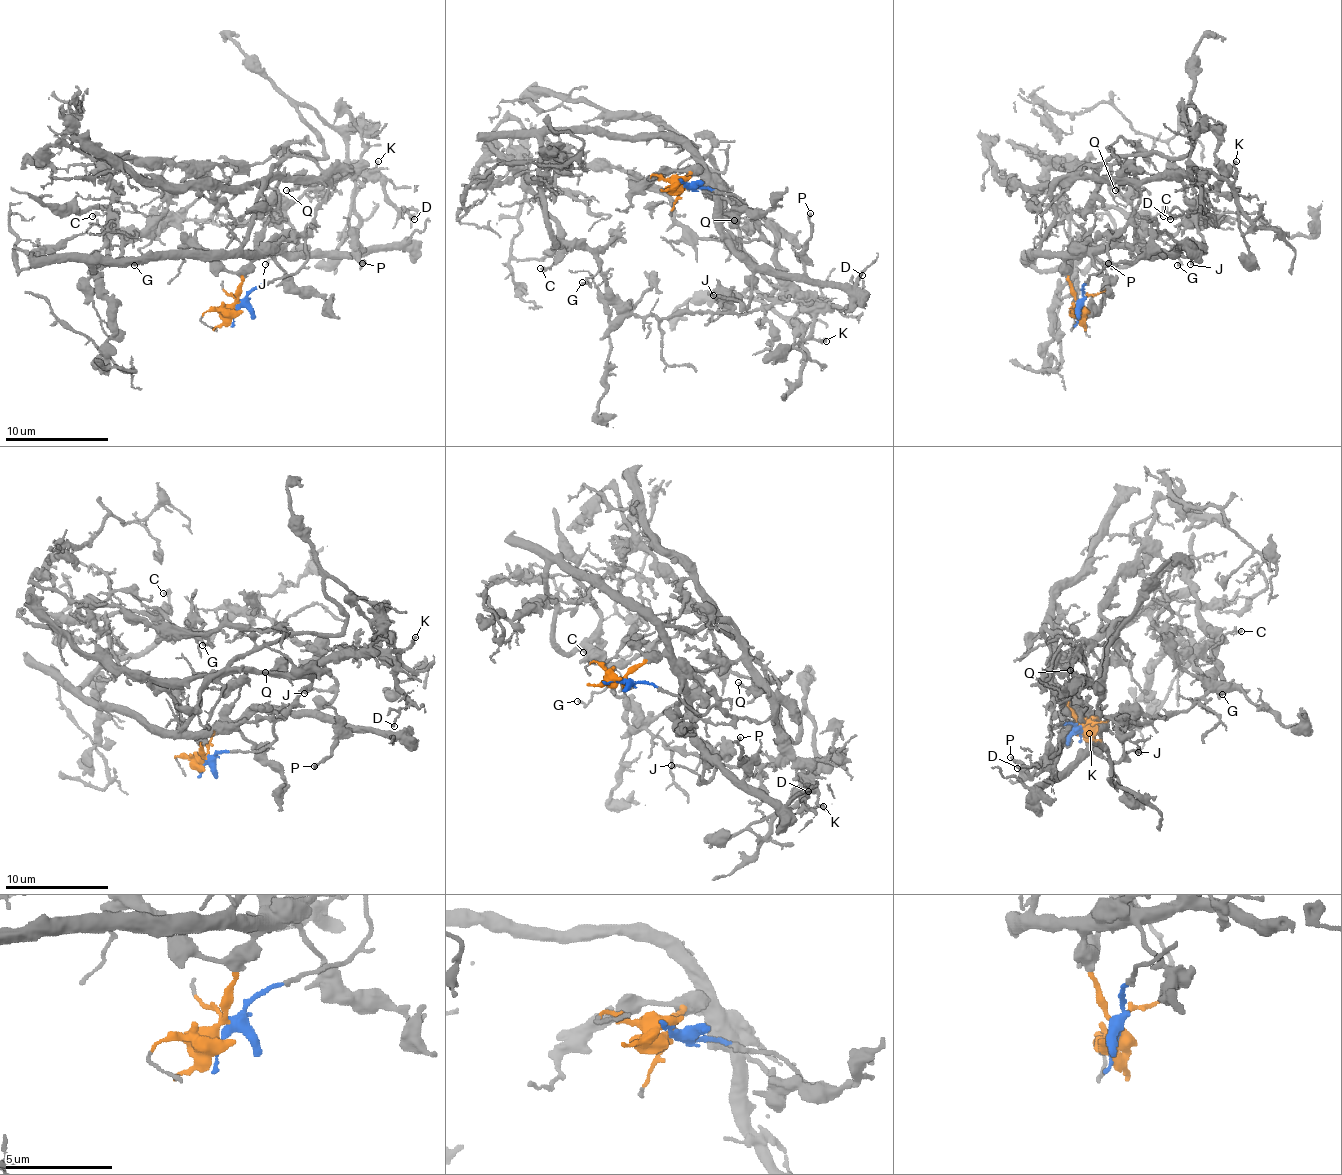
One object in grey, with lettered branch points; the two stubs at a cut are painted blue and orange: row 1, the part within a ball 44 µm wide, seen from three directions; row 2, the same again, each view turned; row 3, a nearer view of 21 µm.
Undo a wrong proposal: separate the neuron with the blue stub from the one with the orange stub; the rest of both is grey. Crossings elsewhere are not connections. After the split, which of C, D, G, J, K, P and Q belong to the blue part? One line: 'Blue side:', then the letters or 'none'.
Blue side: D, K, Q

